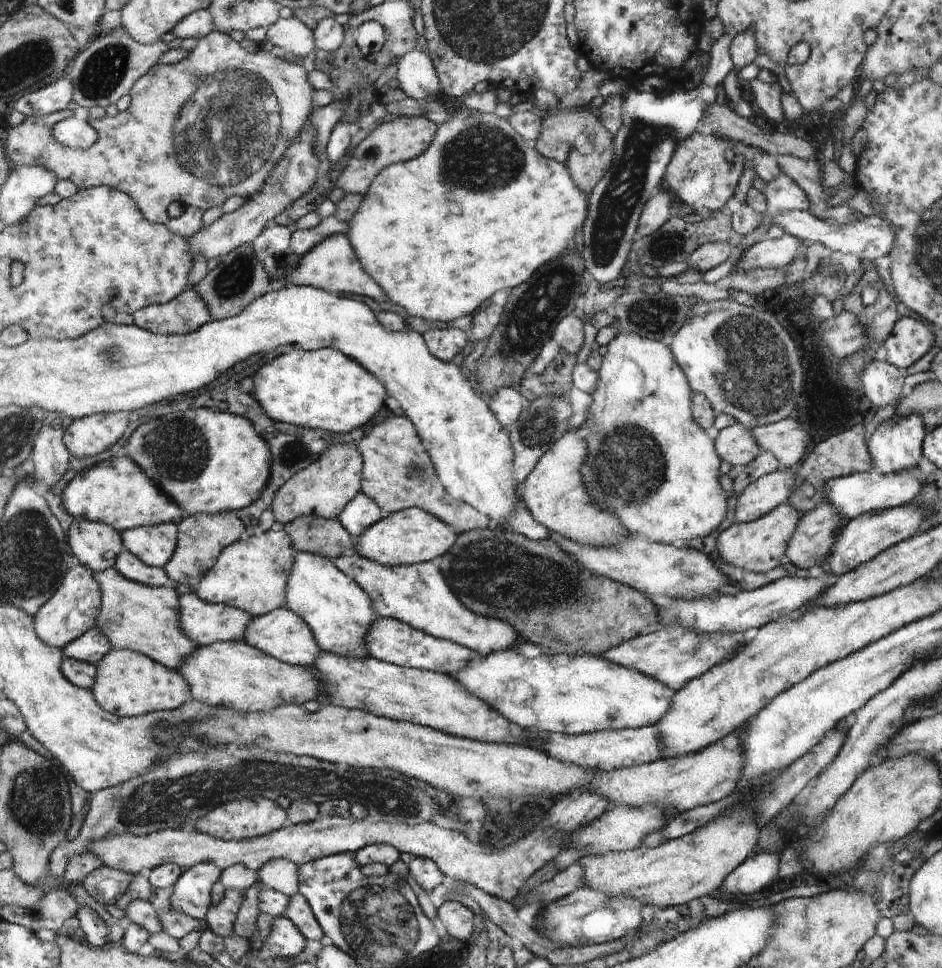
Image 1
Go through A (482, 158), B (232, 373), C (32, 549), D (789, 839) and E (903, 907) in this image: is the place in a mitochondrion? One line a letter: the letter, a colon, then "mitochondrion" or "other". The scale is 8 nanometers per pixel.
A: mitochondrion
B: other
C: mitochondrion
D: other
E: other

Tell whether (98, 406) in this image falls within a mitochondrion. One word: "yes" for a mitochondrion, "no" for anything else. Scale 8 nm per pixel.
no

